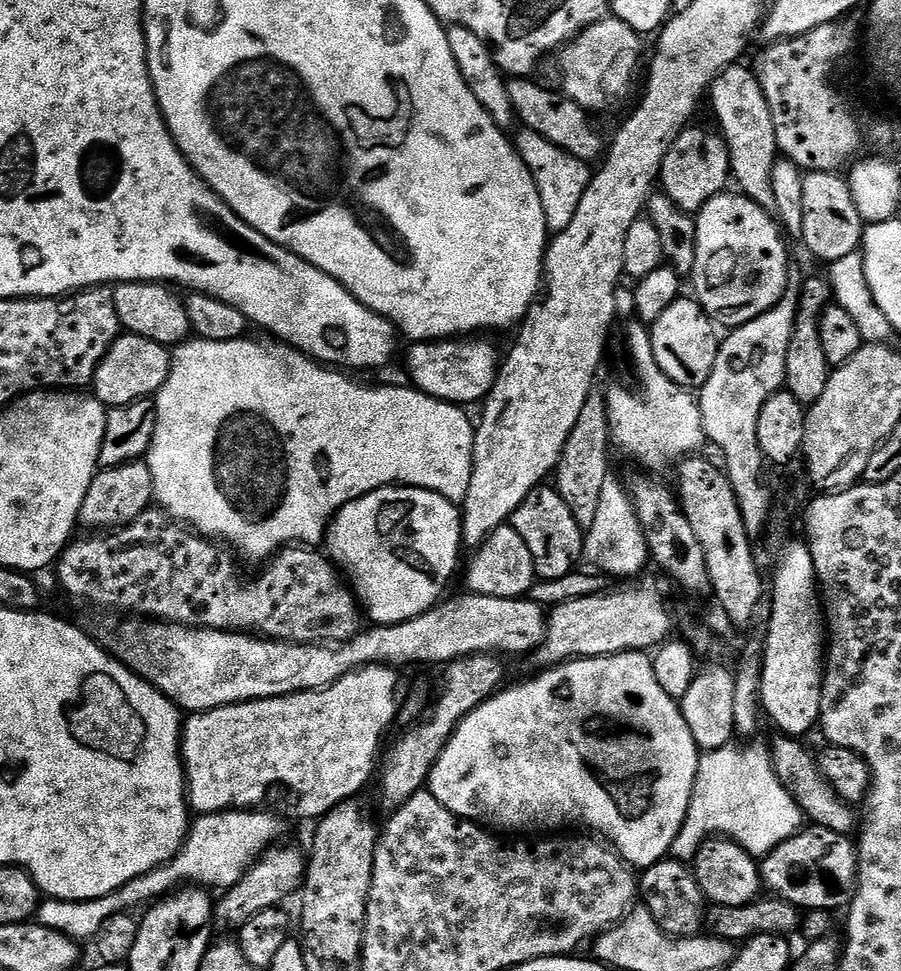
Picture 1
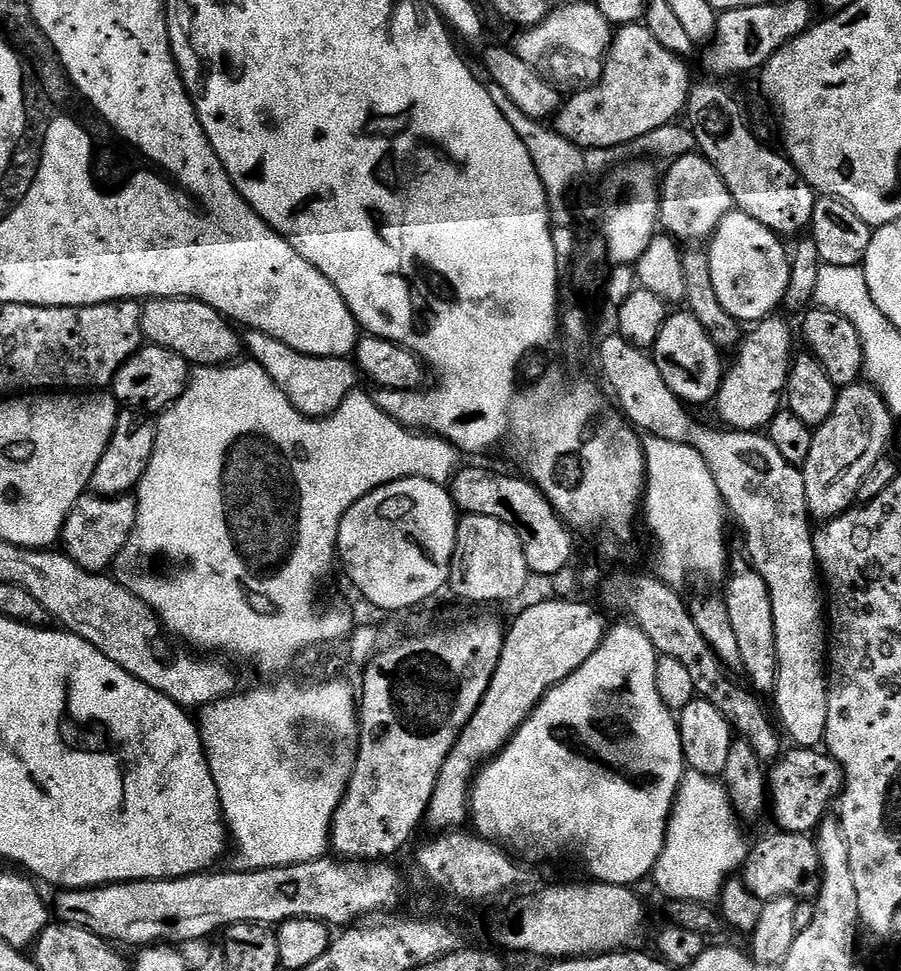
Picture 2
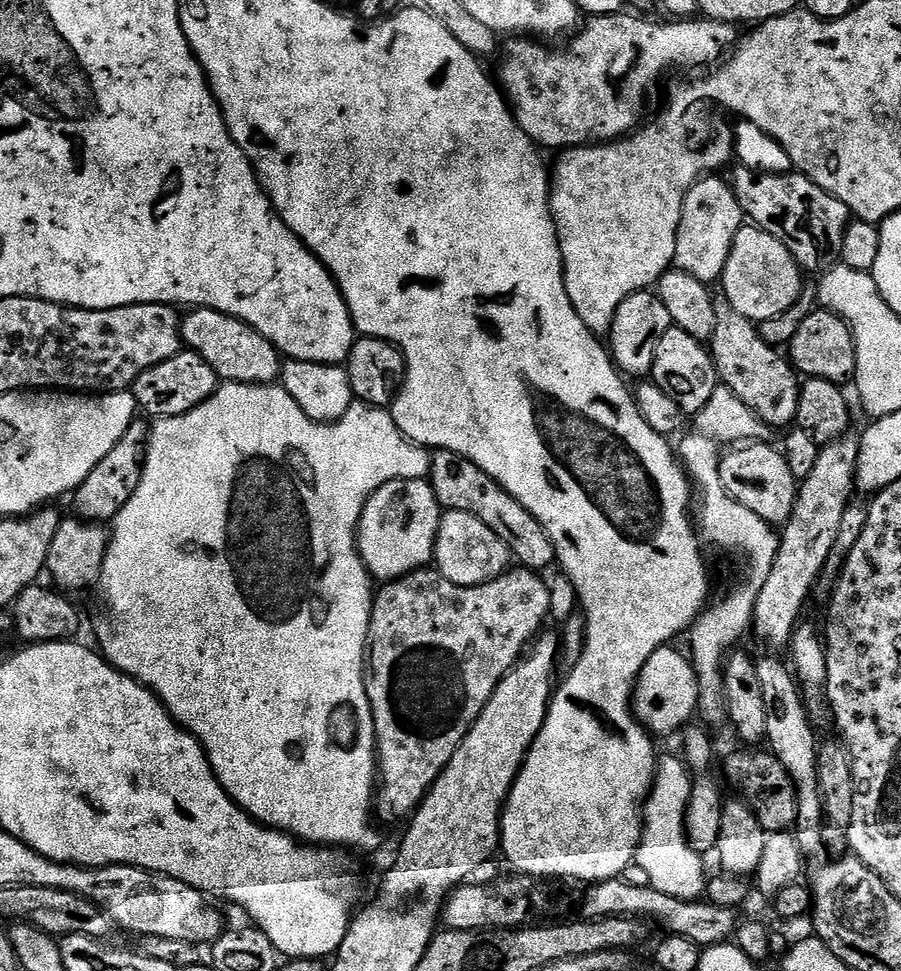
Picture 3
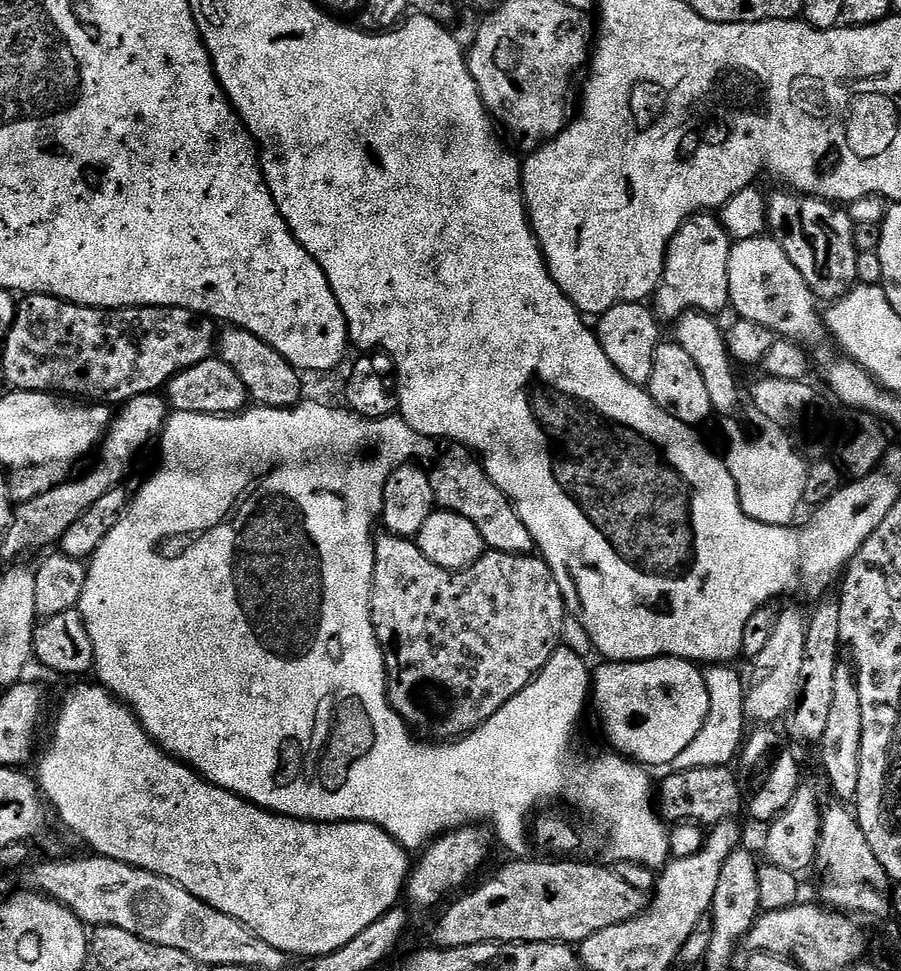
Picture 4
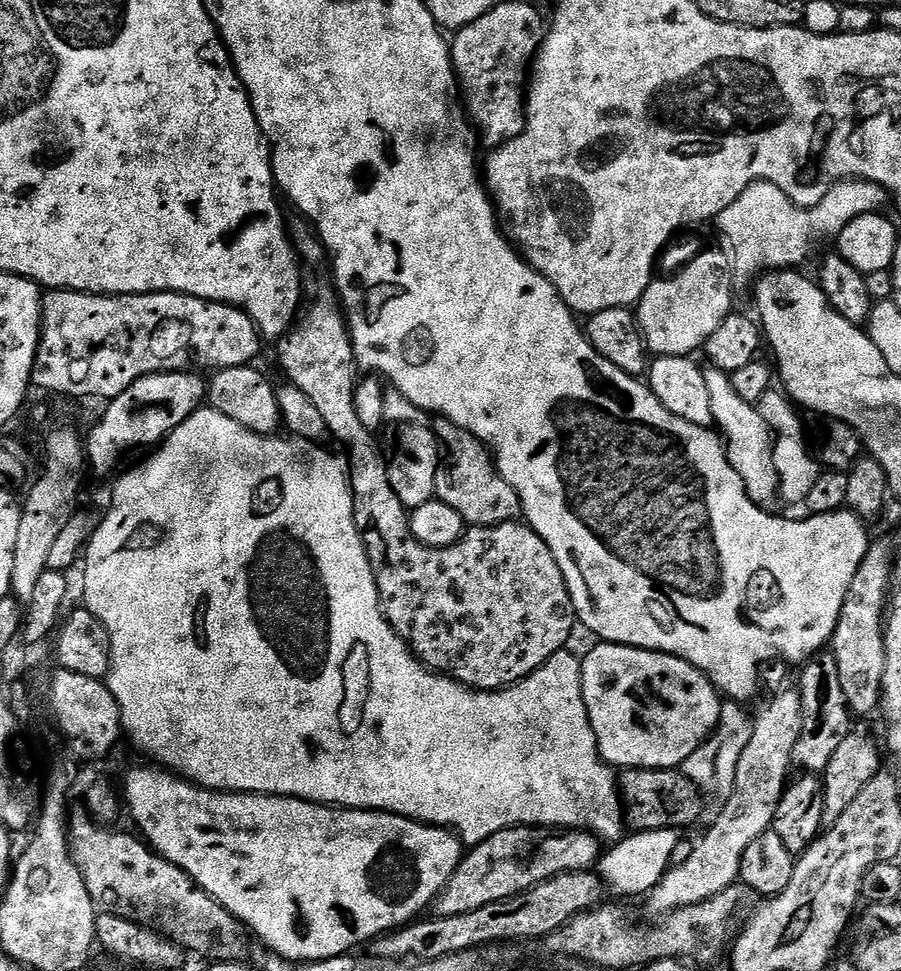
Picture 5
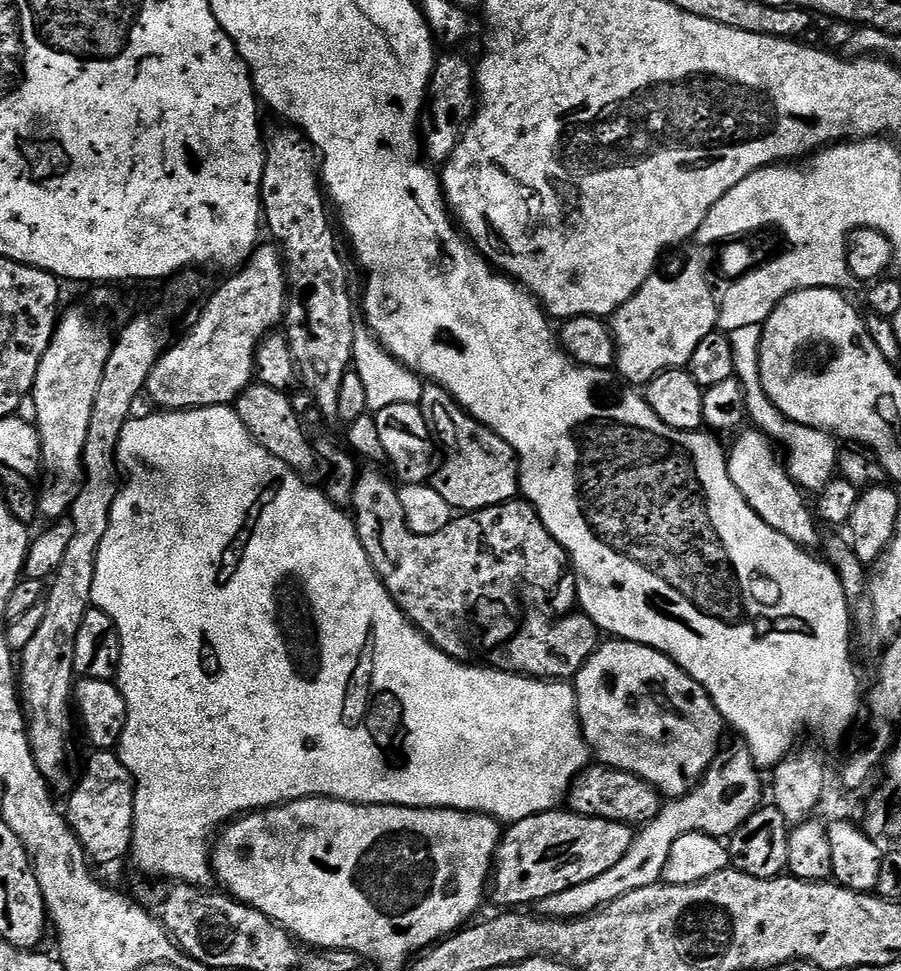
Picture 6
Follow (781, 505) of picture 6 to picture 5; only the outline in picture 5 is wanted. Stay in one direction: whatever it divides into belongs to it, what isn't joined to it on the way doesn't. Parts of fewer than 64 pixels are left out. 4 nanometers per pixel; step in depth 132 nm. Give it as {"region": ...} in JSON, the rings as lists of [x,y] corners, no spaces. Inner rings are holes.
{"region":[[[708,366],[704,368],[704,377],[706,378],[706,391],[710,394],[712,423],[719,429],[726,441],[730,466],[738,470],[746,494],[759,508],[775,509],[774,506],[778,504],[780,495],[780,478],[774,466],[776,445],[772,427],[768,425],[766,418],[762,418],[757,405],[746,402],[746,398],[738,398],[738,390],[734,390],[729,373]]]}

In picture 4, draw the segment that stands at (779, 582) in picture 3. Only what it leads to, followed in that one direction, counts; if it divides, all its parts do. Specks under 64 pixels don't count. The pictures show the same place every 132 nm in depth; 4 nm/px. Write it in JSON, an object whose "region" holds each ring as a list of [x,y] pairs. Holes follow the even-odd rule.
{"region":[[[788,608],[776,620],[776,625],[772,628],[772,633],[764,640],[764,645],[752,656],[752,661],[748,664],[748,669],[743,669],[742,690],[744,691],[744,714],[745,717],[752,716],[756,722],[776,722],[779,718],[787,717],[788,711],[792,709],[792,704],[796,700],[798,690],[798,674],[802,670],[802,650],[806,650],[806,627],[805,613],[800,613],[796,608]]]}

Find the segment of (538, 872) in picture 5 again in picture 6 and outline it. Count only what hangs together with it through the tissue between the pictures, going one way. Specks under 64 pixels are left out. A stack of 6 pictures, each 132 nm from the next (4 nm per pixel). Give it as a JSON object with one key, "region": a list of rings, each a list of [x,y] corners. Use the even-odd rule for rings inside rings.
{"region":[[[553,810],[551,812],[539,812],[530,818],[522,818],[517,824],[511,825],[501,835],[500,845],[496,847],[496,858],[494,861],[494,871],[490,877],[490,900],[496,904],[504,904],[500,906],[524,906],[520,904],[536,904],[539,900],[548,900],[559,898],[562,890],[570,890],[574,886],[582,886],[582,882],[590,882],[590,878],[598,878],[598,874],[606,874],[614,866],[618,866],[618,862],[622,862],[622,858],[626,858],[626,852],[630,850],[634,839],[634,832],[627,824],[619,824],[613,820],[603,820],[602,818],[590,818],[589,816],[580,816],[577,812],[571,810]]]}

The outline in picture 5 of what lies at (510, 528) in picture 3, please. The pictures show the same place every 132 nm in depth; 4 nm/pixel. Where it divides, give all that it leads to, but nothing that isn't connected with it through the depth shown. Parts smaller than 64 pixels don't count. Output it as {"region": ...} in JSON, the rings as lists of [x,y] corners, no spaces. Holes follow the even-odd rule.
{"region":[[[443,418],[437,419],[435,422],[437,424],[434,424],[434,431],[437,440],[442,445],[444,455],[436,475],[435,499],[442,501],[446,506],[450,506],[450,510],[458,510],[458,514],[464,519],[465,525],[468,526],[485,528],[502,522],[520,520],[522,509],[518,494],[501,478],[500,472],[496,468],[496,462],[492,459],[491,451],[485,448],[484,443],[477,436],[470,435],[464,428],[459,428],[456,424],[451,424]]]}

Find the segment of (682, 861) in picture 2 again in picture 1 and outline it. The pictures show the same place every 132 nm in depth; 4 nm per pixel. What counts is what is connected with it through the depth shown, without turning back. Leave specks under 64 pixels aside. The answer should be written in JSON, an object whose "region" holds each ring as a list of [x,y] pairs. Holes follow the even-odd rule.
{"region":[[[752,744],[749,748],[734,747],[714,749],[712,752],[704,752],[701,755],[686,822],[671,850],[671,855],[675,859],[685,862],[695,861],[698,850],[709,838],[733,840],[735,844],[745,848],[750,855],[763,858],[801,831],[806,817],[794,802],[792,795],[786,791],[780,779],[777,778],[772,768],[771,751],[760,744]]]}

